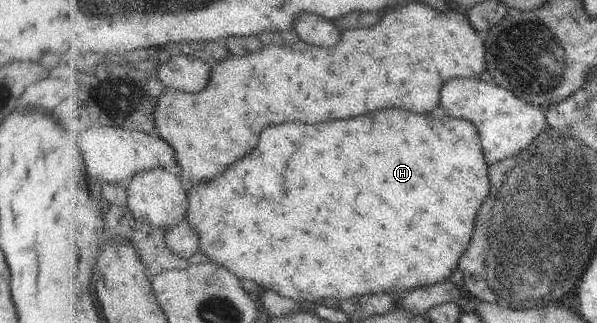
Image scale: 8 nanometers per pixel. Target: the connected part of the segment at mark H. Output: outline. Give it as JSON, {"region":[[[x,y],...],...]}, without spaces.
{"region":[[[439,108],[431,114],[415,114],[411,110],[381,110],[379,114],[369,114],[351,120],[339,120],[331,124],[283,124],[273,126],[263,132],[259,148],[247,156],[243,162],[235,164],[227,174],[221,174],[215,182],[203,186],[191,185],[190,212],[188,221],[201,236],[201,252],[209,256],[213,263],[221,264],[238,274],[239,278],[251,278],[264,289],[278,292],[306,304],[318,304],[325,298],[341,298],[348,301],[365,294],[385,294],[391,292],[406,295],[412,290],[423,286],[431,286],[452,278],[455,270],[460,268],[460,262],[474,241],[479,213],[483,204],[491,194],[491,165],[485,156],[486,150],[482,134],[474,122],[464,118],[447,116],[445,108]]]}

